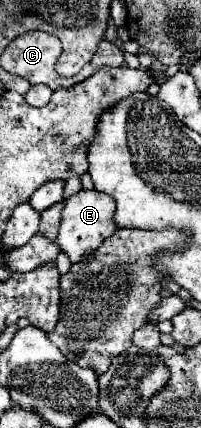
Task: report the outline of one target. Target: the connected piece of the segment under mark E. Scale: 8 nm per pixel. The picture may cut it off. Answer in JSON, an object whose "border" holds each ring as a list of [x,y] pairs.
{"border":[[[80,189],[78,193],[70,195],[64,201],[64,211],[62,211],[62,223],[60,223],[60,233],[56,243],[60,245],[62,251],[68,253],[72,263],[78,263],[86,259],[90,253],[96,251],[96,247],[106,239],[106,235],[112,235],[118,227],[114,227],[112,215],[114,215],[114,199],[106,193],[100,193],[96,189],[84,191]]]}

